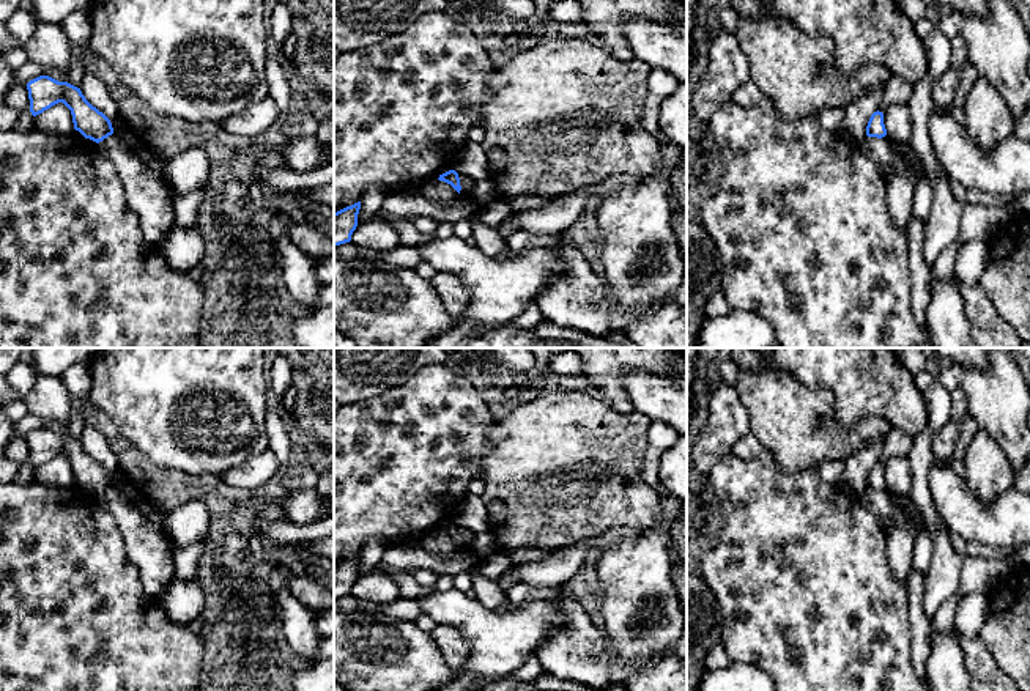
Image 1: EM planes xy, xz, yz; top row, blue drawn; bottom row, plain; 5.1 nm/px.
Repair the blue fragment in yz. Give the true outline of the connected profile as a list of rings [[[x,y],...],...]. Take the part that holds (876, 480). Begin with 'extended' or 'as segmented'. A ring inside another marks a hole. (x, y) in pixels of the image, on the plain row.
as segmented | [[[877,463],[871,467],[868,479],[866,479],[866,488],[868,490],[877,490],[877,491],[882,491],[887,488],[882,464]]]

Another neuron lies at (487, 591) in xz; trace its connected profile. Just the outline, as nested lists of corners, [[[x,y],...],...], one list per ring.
[[[477,576],[472,584],[477,600],[493,611],[507,611],[512,604],[506,592],[499,589],[498,579]]]

